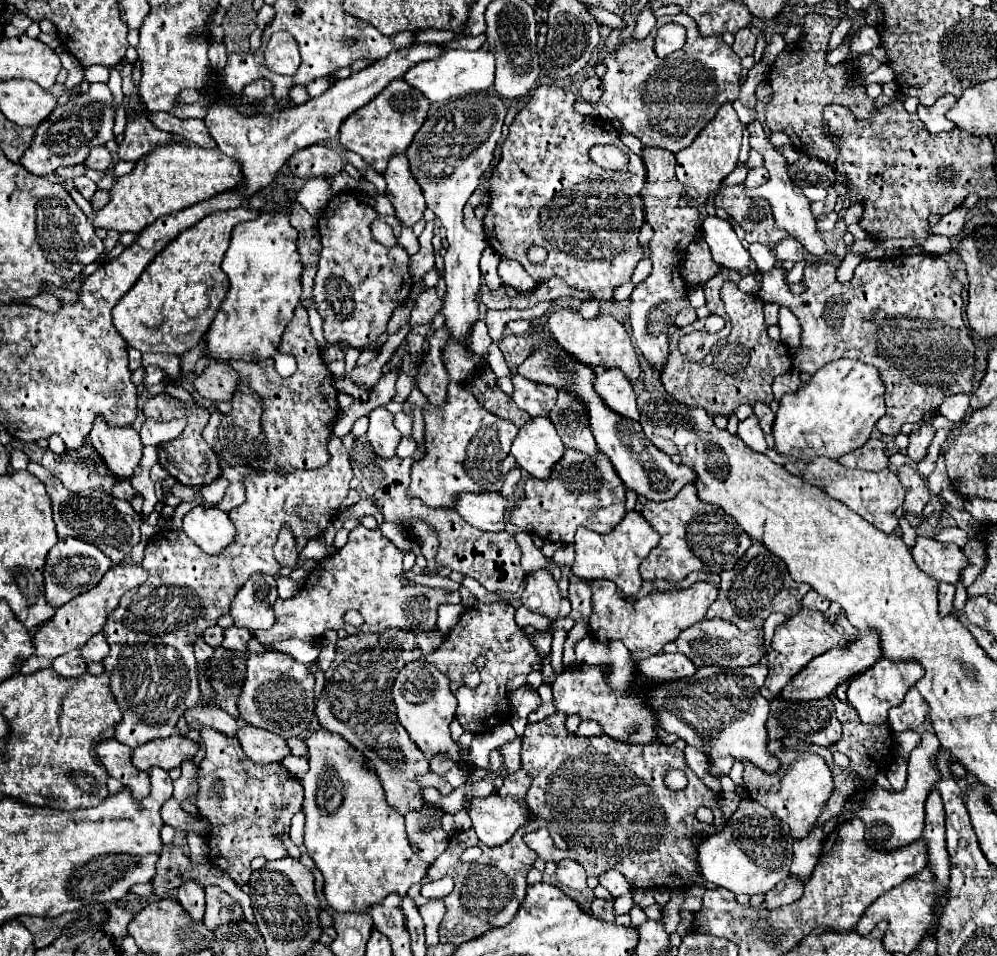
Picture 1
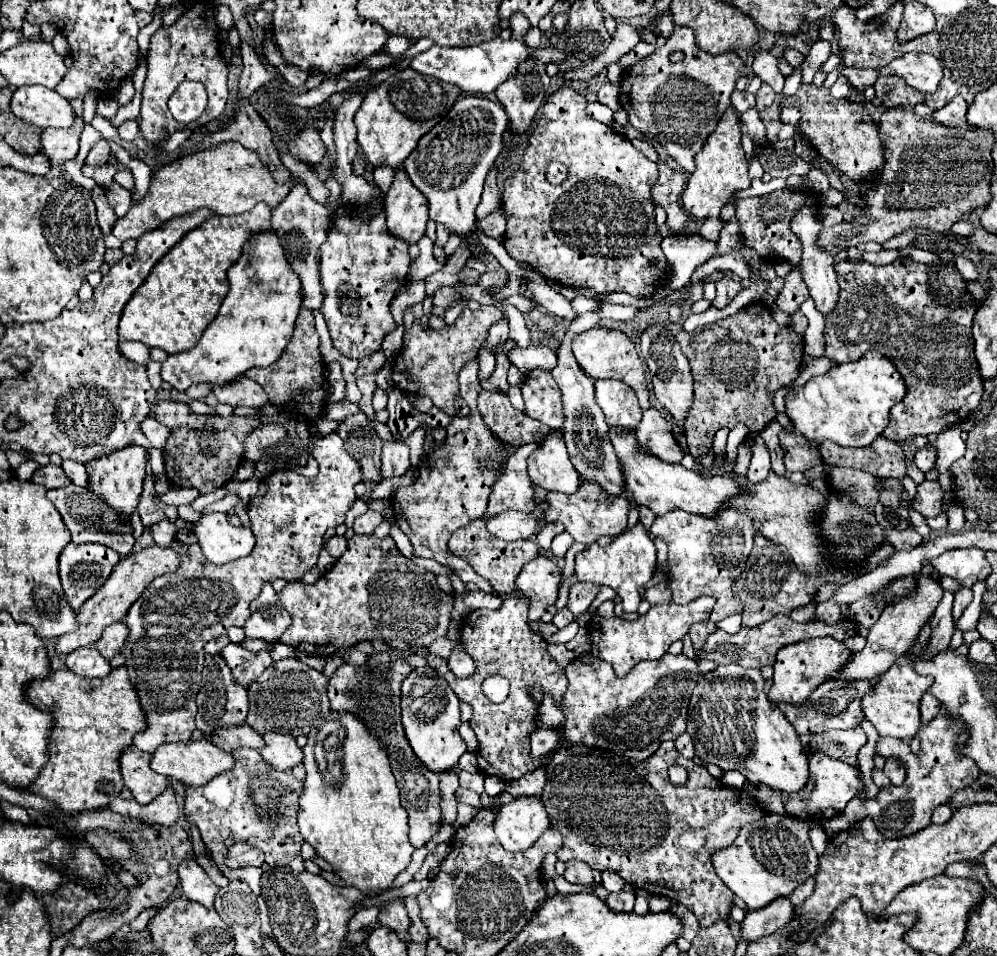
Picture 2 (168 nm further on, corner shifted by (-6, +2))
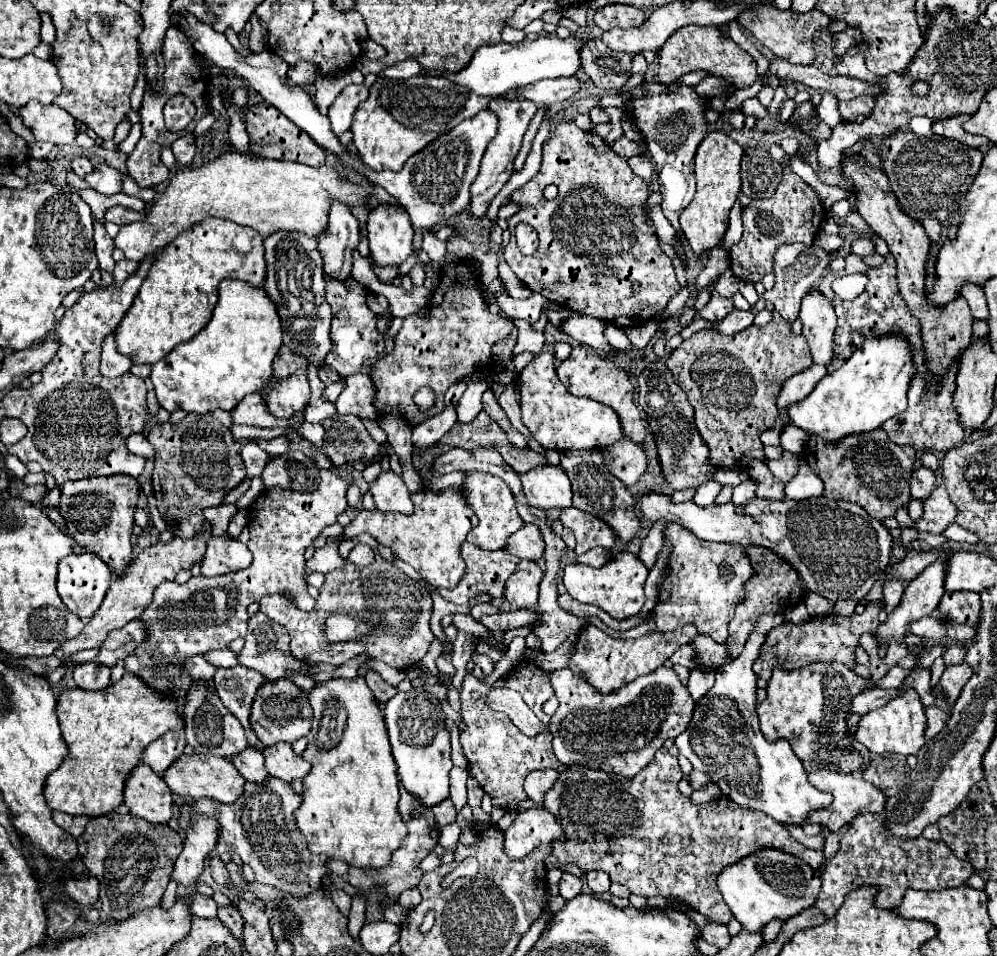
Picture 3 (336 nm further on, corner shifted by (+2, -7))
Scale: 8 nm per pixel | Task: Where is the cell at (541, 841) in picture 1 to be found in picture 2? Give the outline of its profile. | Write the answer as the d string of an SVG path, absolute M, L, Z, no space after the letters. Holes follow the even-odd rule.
M674 742L660 744L654 756L644 760L642 766L608 750L588 746L558 748L546 756L544 770L548 780L540 800L552 820L552 826L564 836L564 844L556 852L558 860L582 860L586 864L598 864L598 870L612 870L644 892L684 904L694 912L700 926L712 926L714 922L728 918L728 912L734 906L734 896L732 890L718 880L718 874L712 868L712 854L732 844L744 824L764 816L764 810L748 792L722 786L722 782L712 778L704 766L680 756ZM674 764L686 766L692 784L670 784L666 772Z

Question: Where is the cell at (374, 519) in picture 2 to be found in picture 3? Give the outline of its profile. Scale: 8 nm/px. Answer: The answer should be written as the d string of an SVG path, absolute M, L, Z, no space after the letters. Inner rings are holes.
M422 489L412 495L412 503L414 503L412 515L362 509L354 517L354 521L344 527L344 535L346 539L350 539L360 531L368 531L374 539L378 539L378 543L390 547L404 563L420 571L420 575L432 587L452 589L464 577L464 559L460 555L460 545L464 543L468 531L476 527L478 517L470 507L466 507L460 489L446 489L442 493Z

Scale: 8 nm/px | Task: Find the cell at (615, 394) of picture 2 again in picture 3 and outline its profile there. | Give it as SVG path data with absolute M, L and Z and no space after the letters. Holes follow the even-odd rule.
M550 351L536 355L522 369L516 385L520 391L522 423L530 429L532 437L544 449L604 449L622 437L620 419L610 407L586 397L574 397L566 393L564 385L556 377L556 361Z

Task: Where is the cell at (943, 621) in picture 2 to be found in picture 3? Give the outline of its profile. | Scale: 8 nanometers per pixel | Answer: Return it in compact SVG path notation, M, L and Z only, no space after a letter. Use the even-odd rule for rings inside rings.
M920 667L912 669L912 675L904 681L904 685L920 695L924 707L936 703L936 697L932 697L932 687L930 687L930 669L920 669Z

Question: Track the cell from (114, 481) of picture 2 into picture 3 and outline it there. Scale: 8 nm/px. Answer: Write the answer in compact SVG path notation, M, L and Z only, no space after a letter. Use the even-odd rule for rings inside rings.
M128 475L92 477L92 479L68 481L62 485L60 513L64 513L68 533L88 553L96 553L116 577L122 577L126 573L126 567L130 565L132 559L130 535L134 525L138 491L140 491L138 481Z

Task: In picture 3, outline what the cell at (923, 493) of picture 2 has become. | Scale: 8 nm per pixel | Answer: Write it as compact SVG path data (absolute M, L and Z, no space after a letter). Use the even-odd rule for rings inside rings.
M938 485L932 495L924 501L924 517L916 523L918 529L940 535L942 531L946 531L948 525L954 523L956 519L956 505L948 499L948 493L944 489L944 485Z

